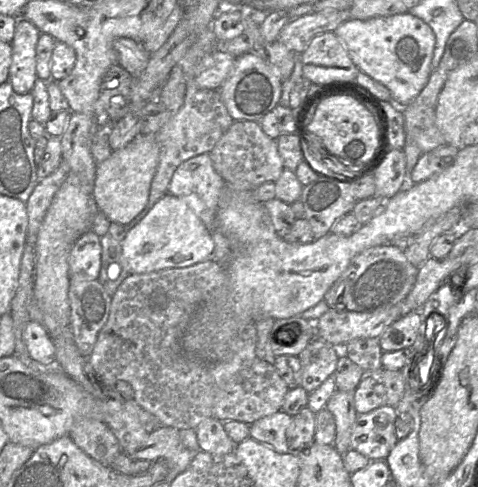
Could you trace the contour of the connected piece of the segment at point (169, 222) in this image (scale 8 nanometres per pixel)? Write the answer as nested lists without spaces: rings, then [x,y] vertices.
[[[170,193],[164,195],[123,241],[123,257],[130,274],[183,268],[209,259],[215,249],[212,231],[188,204]]]

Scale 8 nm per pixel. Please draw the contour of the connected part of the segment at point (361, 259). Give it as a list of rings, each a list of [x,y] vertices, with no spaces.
[[[402,243],[385,244],[363,250],[331,285],[324,301],[337,311],[369,312],[402,302],[412,290],[419,268],[406,258]]]

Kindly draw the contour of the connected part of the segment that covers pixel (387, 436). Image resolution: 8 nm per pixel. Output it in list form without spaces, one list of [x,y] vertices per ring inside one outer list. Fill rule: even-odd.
[[[388,405],[357,414],[351,427],[350,449],[371,461],[385,460],[398,442],[396,418],[396,409]]]

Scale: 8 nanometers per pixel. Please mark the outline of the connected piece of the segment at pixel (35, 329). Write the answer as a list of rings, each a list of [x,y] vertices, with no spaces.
[[[29,321],[23,330],[23,341],[32,359],[49,364],[55,359],[55,346],[46,328],[37,321]]]

